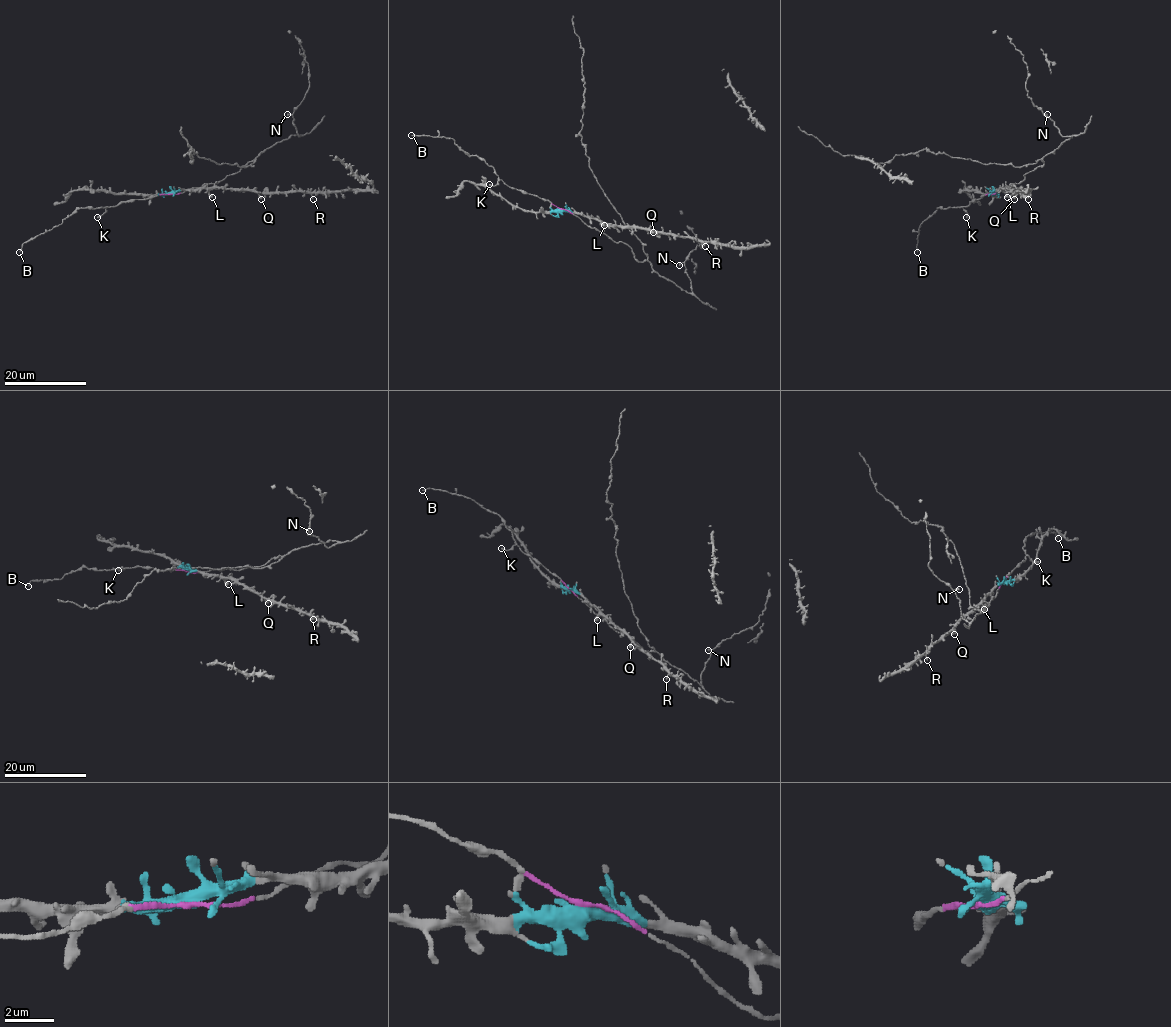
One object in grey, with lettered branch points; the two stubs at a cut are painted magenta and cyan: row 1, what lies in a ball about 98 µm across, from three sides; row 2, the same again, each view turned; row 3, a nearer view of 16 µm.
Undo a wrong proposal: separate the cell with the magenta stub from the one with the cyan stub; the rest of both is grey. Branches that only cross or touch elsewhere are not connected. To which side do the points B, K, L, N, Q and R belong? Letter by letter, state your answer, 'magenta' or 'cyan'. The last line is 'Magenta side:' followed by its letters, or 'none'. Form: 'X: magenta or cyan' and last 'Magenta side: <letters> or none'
B: magenta
K: magenta
L: cyan
N: magenta
Q: cyan
R: cyan
Magenta side: B, K, N

